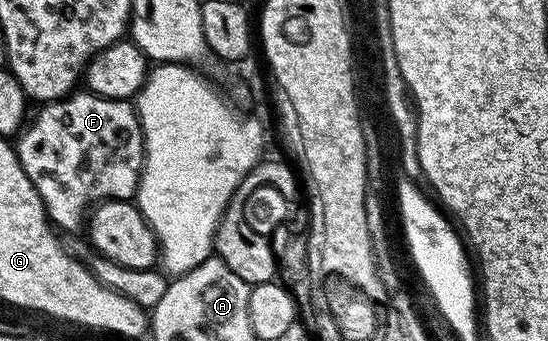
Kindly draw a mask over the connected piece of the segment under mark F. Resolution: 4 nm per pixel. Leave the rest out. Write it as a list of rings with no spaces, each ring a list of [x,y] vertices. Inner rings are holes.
[[[75,91],[60,101],[43,104],[39,109],[42,110],[35,115],[34,122],[32,117],[17,138],[18,161],[28,179],[32,179],[46,208],[46,216],[59,230],[74,233],[81,225],[83,228],[95,203],[128,201],[137,194],[142,167],[146,163],[146,143],[142,139],[137,108],[129,100],[113,101],[89,91]]]

